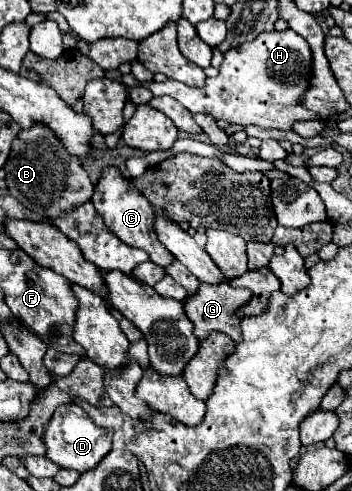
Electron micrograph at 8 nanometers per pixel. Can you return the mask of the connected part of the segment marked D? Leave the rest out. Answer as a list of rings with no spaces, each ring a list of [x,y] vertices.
[[[62,404],[54,416],[50,418],[48,426],[46,426],[46,434],[44,434],[44,442],[46,442],[46,458],[50,458],[54,464],[58,464],[60,468],[72,468],[78,472],[88,472],[92,470],[112,448],[110,436],[104,428],[98,428],[88,414],[78,406],[78,404]]]

